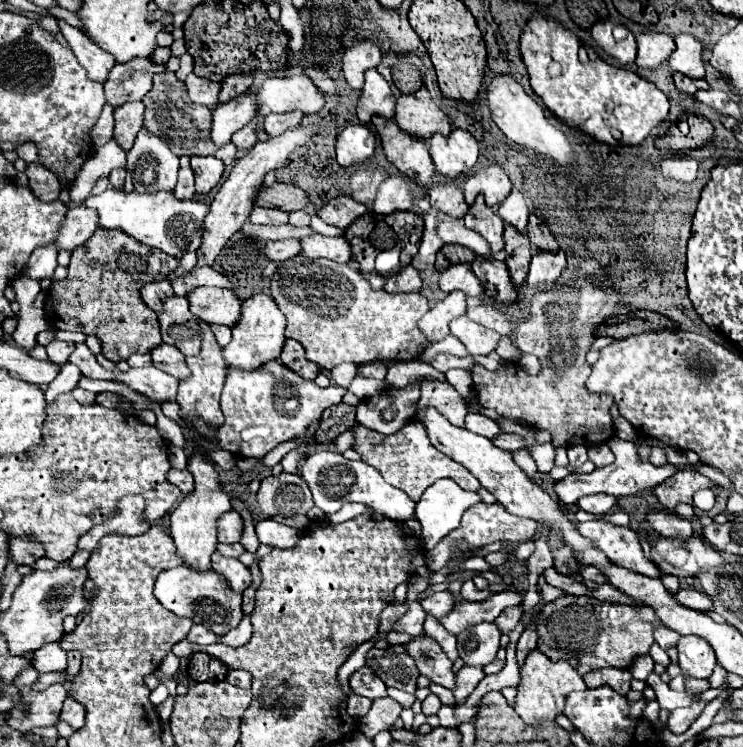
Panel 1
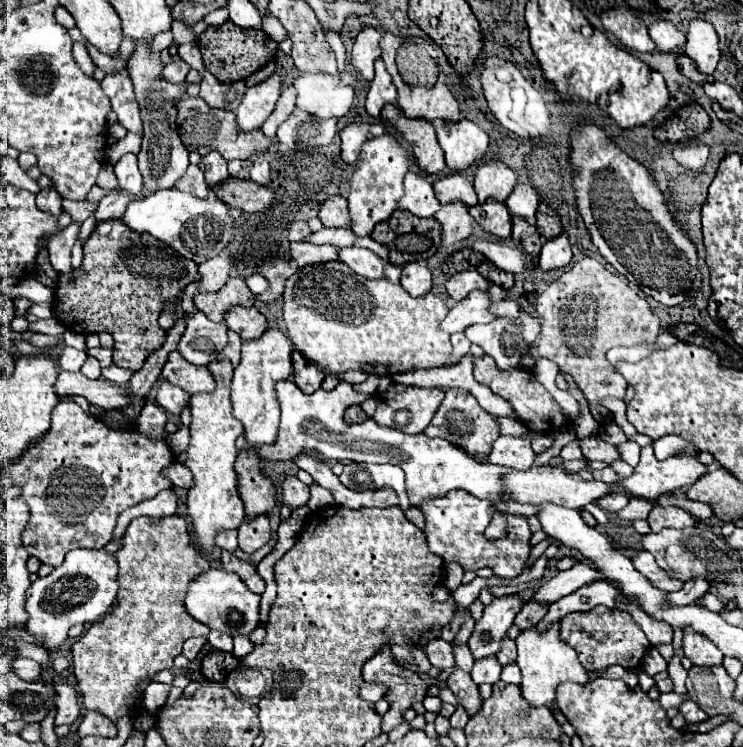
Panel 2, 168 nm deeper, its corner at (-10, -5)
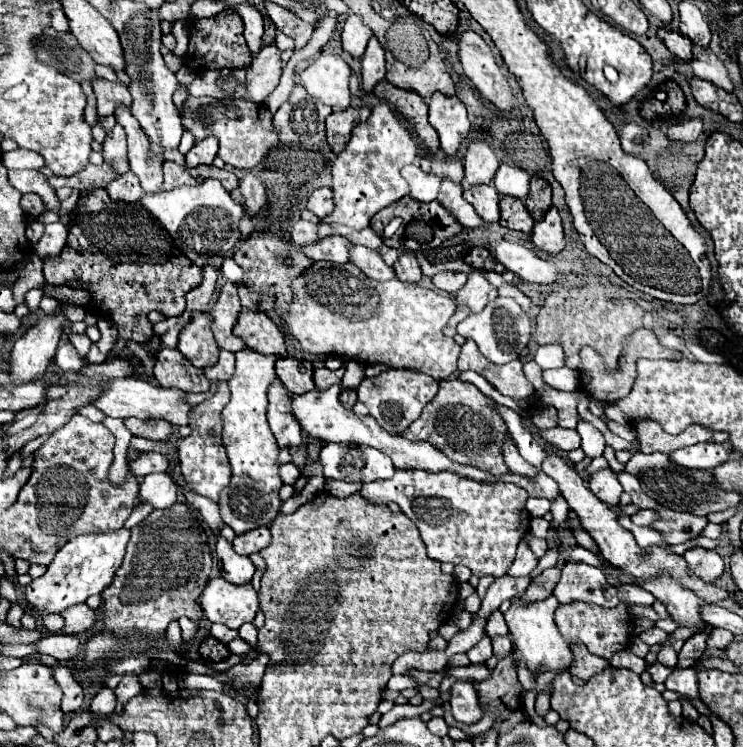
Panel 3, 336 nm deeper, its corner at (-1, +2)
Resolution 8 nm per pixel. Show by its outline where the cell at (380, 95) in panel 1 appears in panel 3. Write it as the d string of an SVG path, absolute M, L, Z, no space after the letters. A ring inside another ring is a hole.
M371 38L365 50L365 56L361 60L361 88L365 94L371 94L375 84L379 84L385 78L385 58L383 48L377 42L377 38Z

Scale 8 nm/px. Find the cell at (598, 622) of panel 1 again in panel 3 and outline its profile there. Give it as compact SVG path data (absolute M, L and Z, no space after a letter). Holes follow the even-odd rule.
M571 602L571 604L561 604L559 610L555 612L555 624L569 644L585 644L591 654L603 656L603 658L613 658L615 652L625 650L631 642L631 632L629 632L629 622L631 614L627 606L615 606L615 608L603 608L597 604L587 604L587 602Z

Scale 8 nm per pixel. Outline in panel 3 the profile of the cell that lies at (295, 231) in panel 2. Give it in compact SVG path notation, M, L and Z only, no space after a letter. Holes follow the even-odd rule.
M299 220L293 224L291 228L291 242L297 244L297 246L303 246L303 244L309 244L309 242L317 242L319 236L317 236L317 226L311 224L311 222L305 222L305 220Z

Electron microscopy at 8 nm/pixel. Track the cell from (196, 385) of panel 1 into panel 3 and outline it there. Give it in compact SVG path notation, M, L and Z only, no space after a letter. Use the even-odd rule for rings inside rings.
M217 382L217 390L215 390L213 398L191 408L191 414L189 414L191 434L179 442L179 466L181 466L187 488L201 496L207 496L213 502L219 502L221 490L225 490L231 482L229 460L227 460L225 448L221 444L221 430L223 430L221 410L227 402L229 402L229 386L227 386L227 382Z

